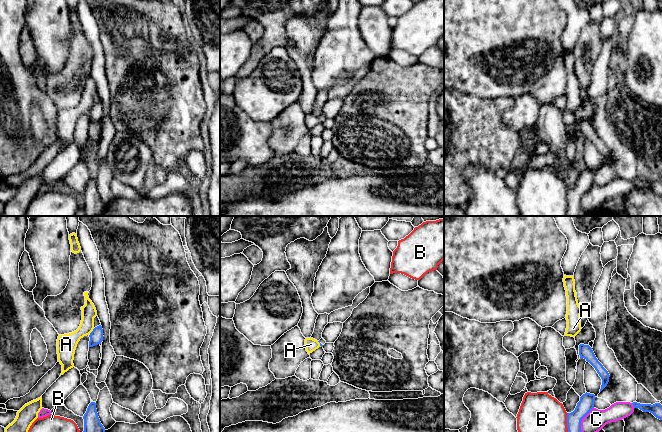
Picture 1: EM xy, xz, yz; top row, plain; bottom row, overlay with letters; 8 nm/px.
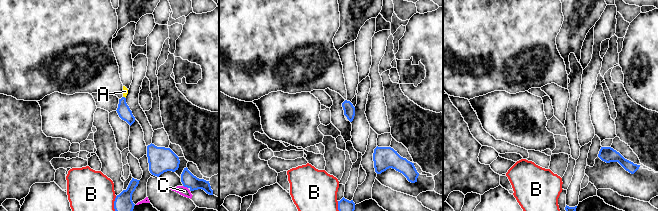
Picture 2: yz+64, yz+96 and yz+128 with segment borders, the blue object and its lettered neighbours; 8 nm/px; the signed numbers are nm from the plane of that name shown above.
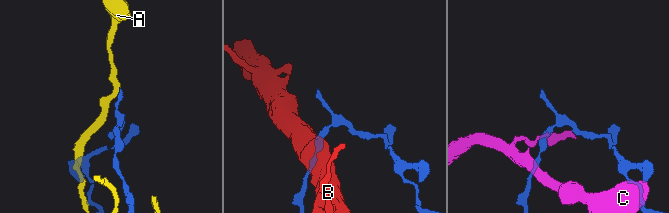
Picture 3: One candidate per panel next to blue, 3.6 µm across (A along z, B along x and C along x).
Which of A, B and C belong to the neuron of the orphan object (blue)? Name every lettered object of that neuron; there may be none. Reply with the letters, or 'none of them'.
none of them

